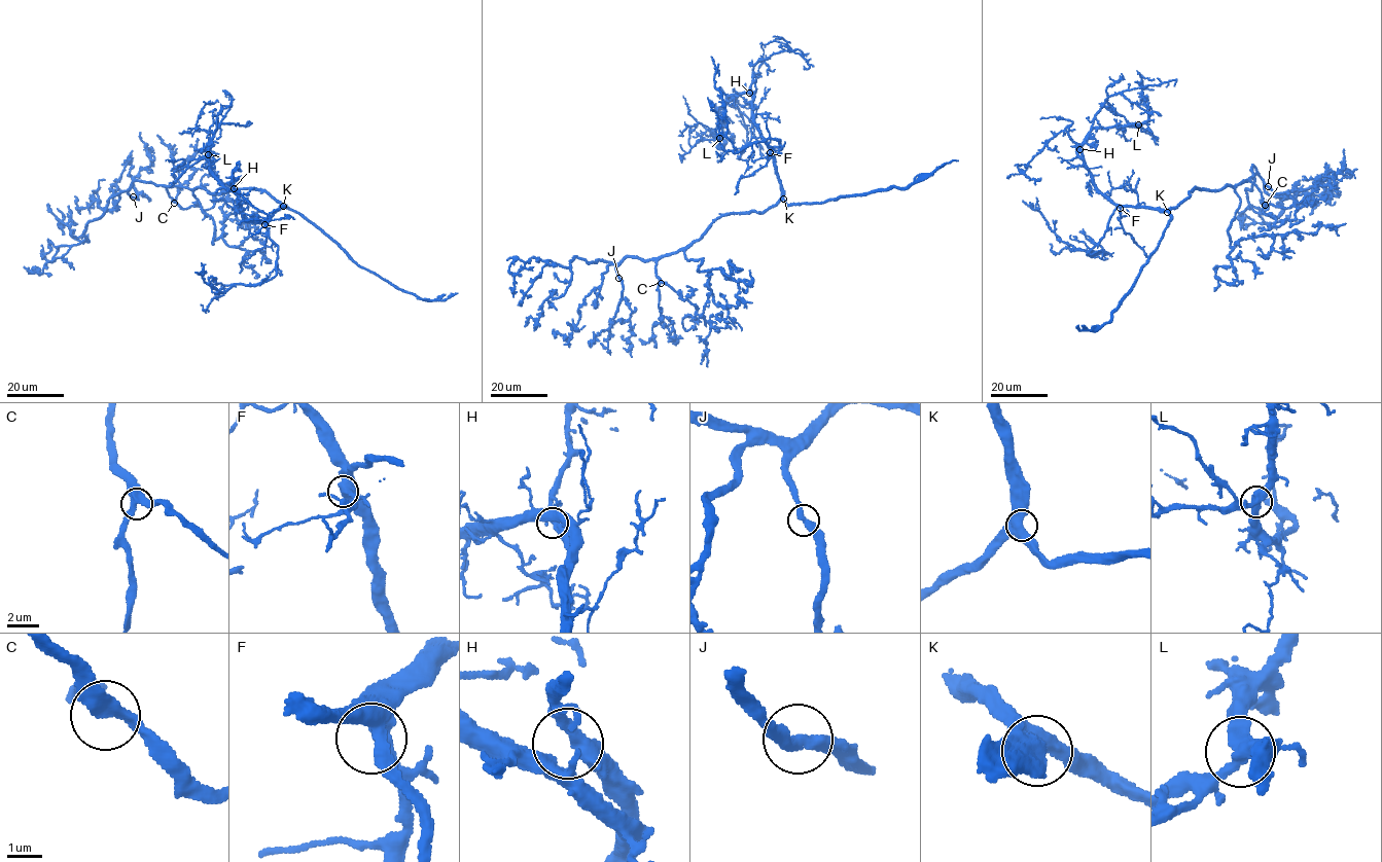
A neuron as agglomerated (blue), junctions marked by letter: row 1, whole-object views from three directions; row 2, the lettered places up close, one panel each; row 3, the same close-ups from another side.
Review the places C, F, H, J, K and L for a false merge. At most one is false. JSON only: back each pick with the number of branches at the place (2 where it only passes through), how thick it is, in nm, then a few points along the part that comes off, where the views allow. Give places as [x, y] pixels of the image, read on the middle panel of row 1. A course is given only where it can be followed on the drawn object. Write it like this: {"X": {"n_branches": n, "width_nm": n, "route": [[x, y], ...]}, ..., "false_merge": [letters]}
{"false_merge": []}

